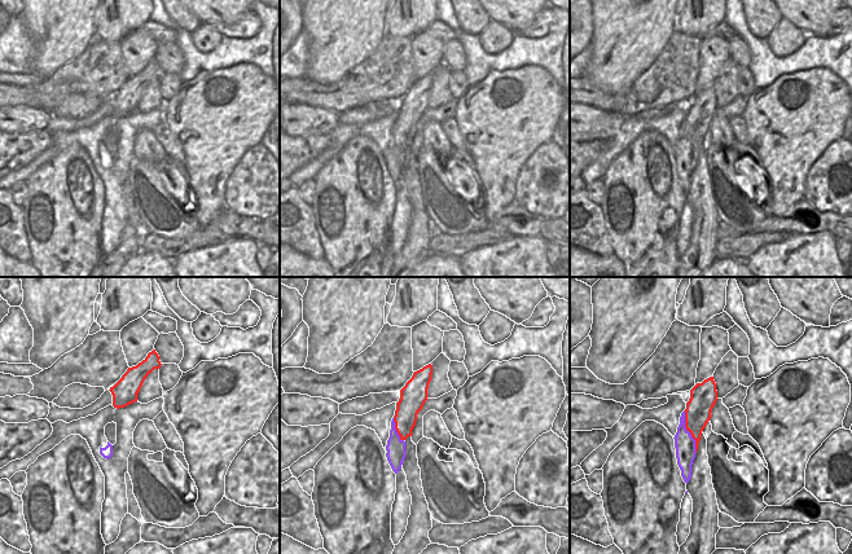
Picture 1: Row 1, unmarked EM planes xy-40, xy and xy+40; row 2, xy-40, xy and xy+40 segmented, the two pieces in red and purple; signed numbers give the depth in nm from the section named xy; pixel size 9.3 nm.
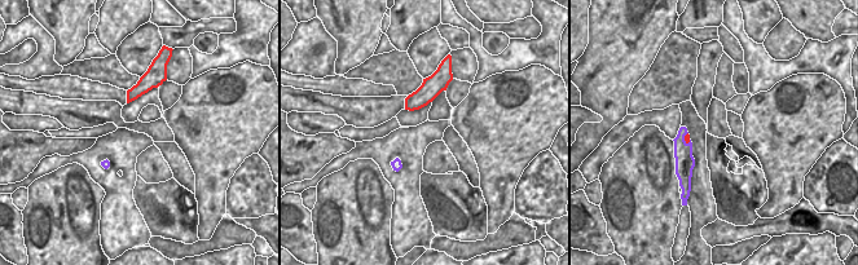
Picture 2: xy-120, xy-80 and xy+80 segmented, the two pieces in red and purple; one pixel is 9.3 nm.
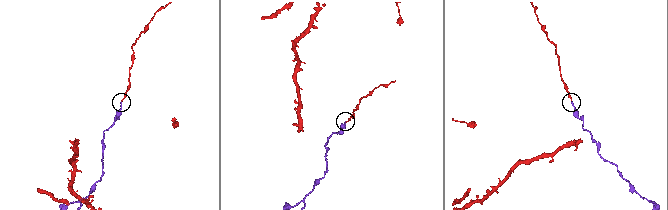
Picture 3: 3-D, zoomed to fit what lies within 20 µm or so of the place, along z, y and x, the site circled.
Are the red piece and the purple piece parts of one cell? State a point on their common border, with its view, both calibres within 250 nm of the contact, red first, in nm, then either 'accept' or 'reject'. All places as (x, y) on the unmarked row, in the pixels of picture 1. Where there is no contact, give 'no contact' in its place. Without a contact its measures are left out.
contact xy+40 (688, 140); calibres 240 and 190 nm; accept

